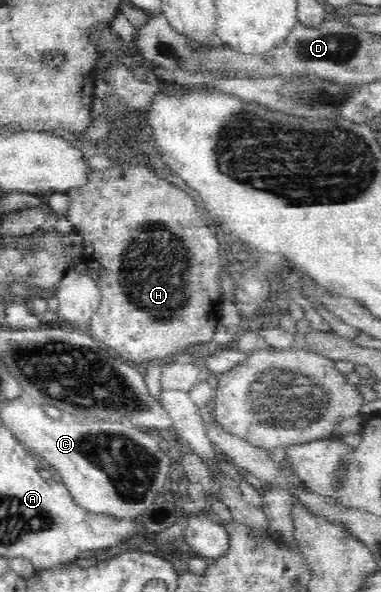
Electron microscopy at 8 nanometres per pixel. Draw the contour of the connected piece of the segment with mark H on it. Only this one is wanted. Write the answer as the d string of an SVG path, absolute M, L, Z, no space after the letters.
M121 161L111 165L105 171L93 170L87 185L83 185L79 189L68 190L66 193L71 201L65 217L83 238L84 250L82 251L82 259L99 273L97 285L101 289L102 299L100 300L97 313L89 321L89 335L93 339L100 341L114 355L132 363L141 363L144 360L153 359L163 360L182 350L200 350L208 342L213 341L212 337L220 321L220 309L223 303L220 275L226 269L221 267L222 262L219 261L219 249L221 247L219 239L215 235L218 229L217 227L215 227L214 231L209 229L209 221L211 219L206 219L197 212L197 205L194 199L183 189L179 189L179 187L176 187L172 183L160 179L153 170L144 165L126 165Z

